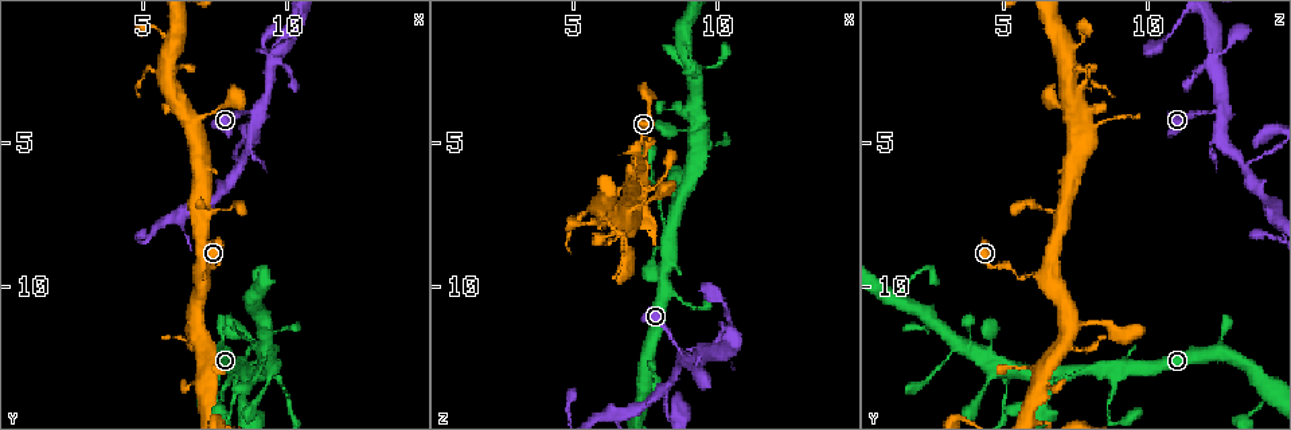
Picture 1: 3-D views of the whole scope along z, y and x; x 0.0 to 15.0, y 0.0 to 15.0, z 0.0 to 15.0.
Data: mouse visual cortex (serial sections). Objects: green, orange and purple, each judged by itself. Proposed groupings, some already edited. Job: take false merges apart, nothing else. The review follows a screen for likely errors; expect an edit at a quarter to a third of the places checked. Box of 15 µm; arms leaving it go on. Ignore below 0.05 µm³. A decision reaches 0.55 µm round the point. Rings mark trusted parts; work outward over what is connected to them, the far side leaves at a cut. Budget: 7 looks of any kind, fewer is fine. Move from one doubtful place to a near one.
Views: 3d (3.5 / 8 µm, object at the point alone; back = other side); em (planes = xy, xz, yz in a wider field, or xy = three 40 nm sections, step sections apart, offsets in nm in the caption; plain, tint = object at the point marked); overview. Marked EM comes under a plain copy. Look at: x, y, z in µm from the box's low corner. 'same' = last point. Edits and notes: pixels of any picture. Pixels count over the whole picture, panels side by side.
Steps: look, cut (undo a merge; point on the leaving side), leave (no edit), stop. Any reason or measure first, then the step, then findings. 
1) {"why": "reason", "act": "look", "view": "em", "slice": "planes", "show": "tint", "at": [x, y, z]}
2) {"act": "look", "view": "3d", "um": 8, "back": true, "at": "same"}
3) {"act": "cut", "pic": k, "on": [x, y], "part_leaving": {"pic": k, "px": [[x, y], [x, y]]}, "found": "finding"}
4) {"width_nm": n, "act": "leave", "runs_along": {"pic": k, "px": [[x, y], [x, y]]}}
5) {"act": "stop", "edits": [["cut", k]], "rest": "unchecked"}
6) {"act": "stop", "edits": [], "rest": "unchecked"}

{"why": "abrupt turn", "act": "look", "view": "3d", "um": 3.5, "at": [7.1, 9.7, 5.5]}

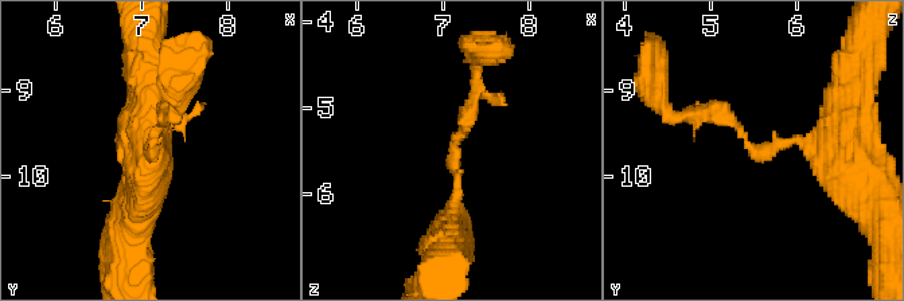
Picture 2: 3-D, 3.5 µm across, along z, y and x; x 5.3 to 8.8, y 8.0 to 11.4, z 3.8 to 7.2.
{"arm_widths_nm": [150, 200], "act": "look", "view": "em", "slice": "xy", "step": 1, "show": "tint", "at": [7.15, 9.65, 5.45]}

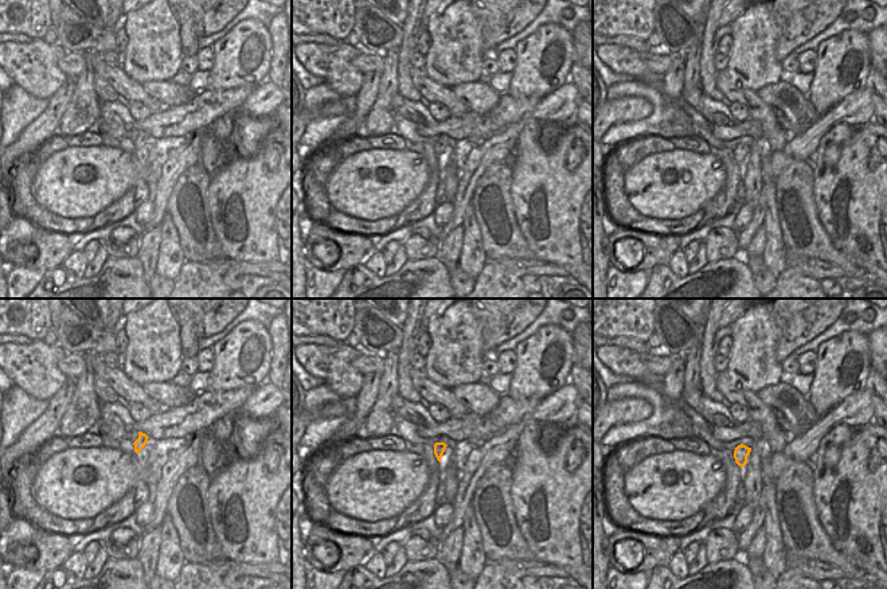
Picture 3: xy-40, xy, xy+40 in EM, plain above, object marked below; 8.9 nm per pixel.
{"width_nm": 100, "act": "leave", "runs_along": {"pic": 2, "px": [[475, 71], [454, 147], [454, 226]]}, "found": "continuous, no second cell"}

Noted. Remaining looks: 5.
{"why": "a fork", "act": "look", "view": "3d", "um": 8, "at": [9.6, 13.1, 5.3]}

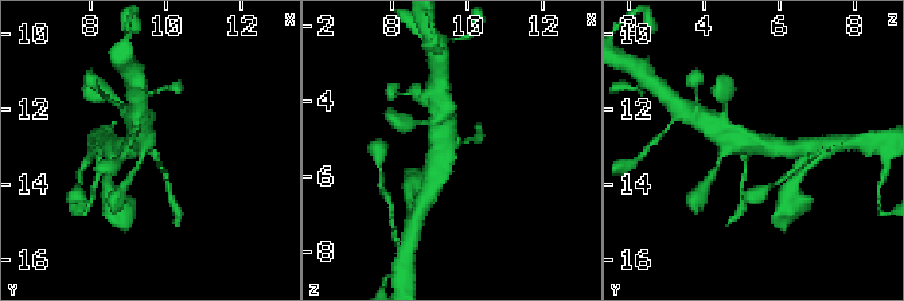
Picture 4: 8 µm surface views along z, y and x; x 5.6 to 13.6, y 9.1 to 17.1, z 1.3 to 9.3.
{"act": "look", "view": "3d", "um": 3.5, "at": [9.5, 13.1, 5.2]}

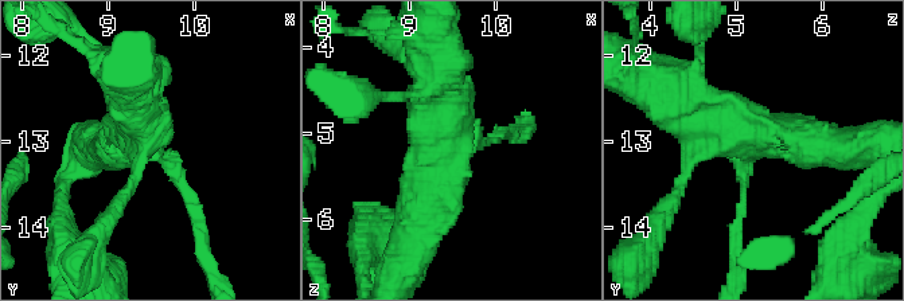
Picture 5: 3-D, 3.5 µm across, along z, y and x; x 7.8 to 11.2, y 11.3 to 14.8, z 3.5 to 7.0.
{"arm_widths_nm": [150, 500, 600], "act": "cut", "pic": 5, "on": [740, 207], "found": "a second cell is stuck on"}

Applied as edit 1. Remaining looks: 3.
{"why": "abrupt turn", "act": "look", "view": "3d", "um": 3.5, "at": [8.4, 6.0, 13.5]}

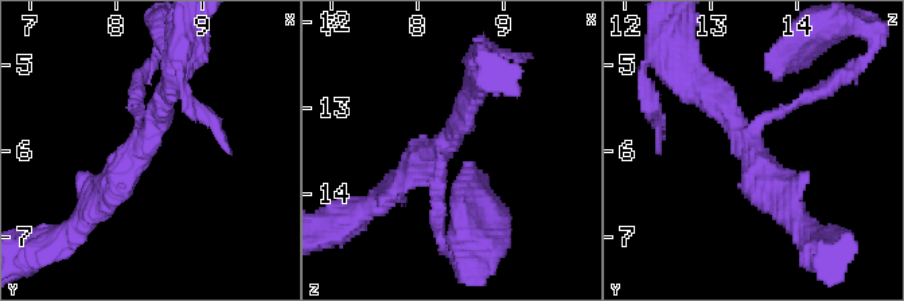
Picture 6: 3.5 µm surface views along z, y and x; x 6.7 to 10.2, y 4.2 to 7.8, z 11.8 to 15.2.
{"why": "need the tissue", "act": "look", "view": "em", "slice": "xy", "step": 2, "show": "tint", "at": [8.35, 5.90, 13.40]}

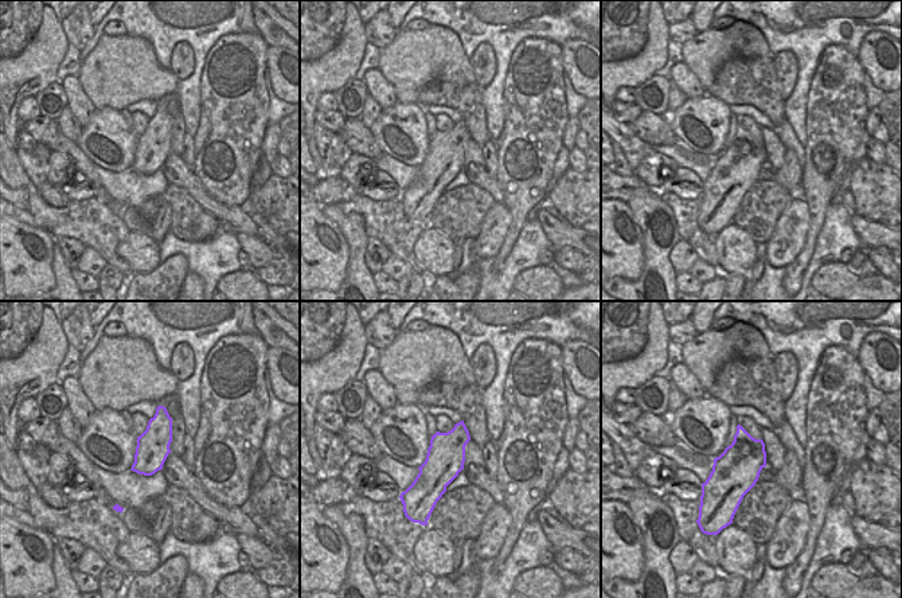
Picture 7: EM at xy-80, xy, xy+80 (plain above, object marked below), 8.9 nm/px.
{"act": "look", "view": "em", "slice": "xy", "step": 1, "show": "tint", "at": "same"}

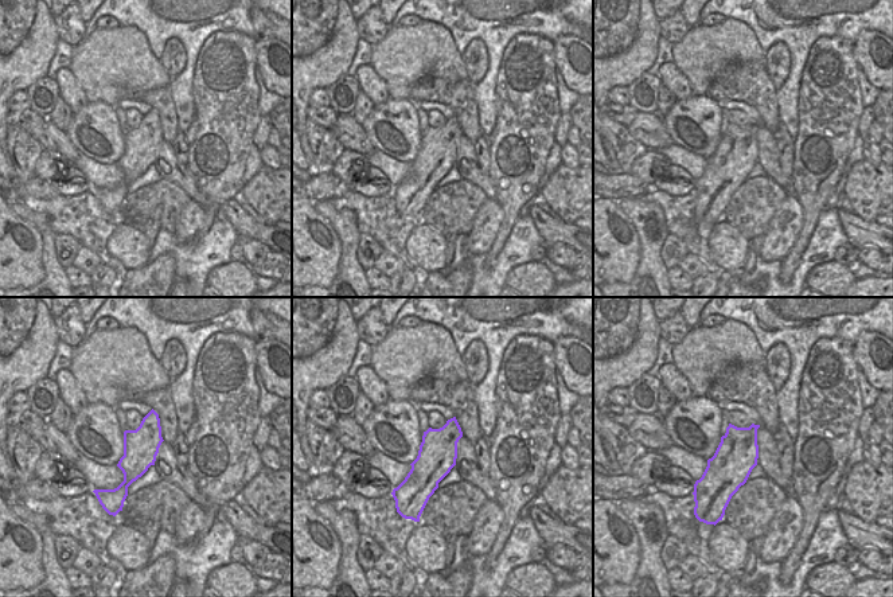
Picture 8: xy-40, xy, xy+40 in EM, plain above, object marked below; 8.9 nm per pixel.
{"width_nm": 340, "act": "leave", "runs_along": {"pic": 8, "px": [[152, 414], [120, 502]]}, "found": "all the same cell"}

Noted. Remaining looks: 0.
{"act": "stop", "edits": [["cut", 5]], "rest": "unchecked"}

